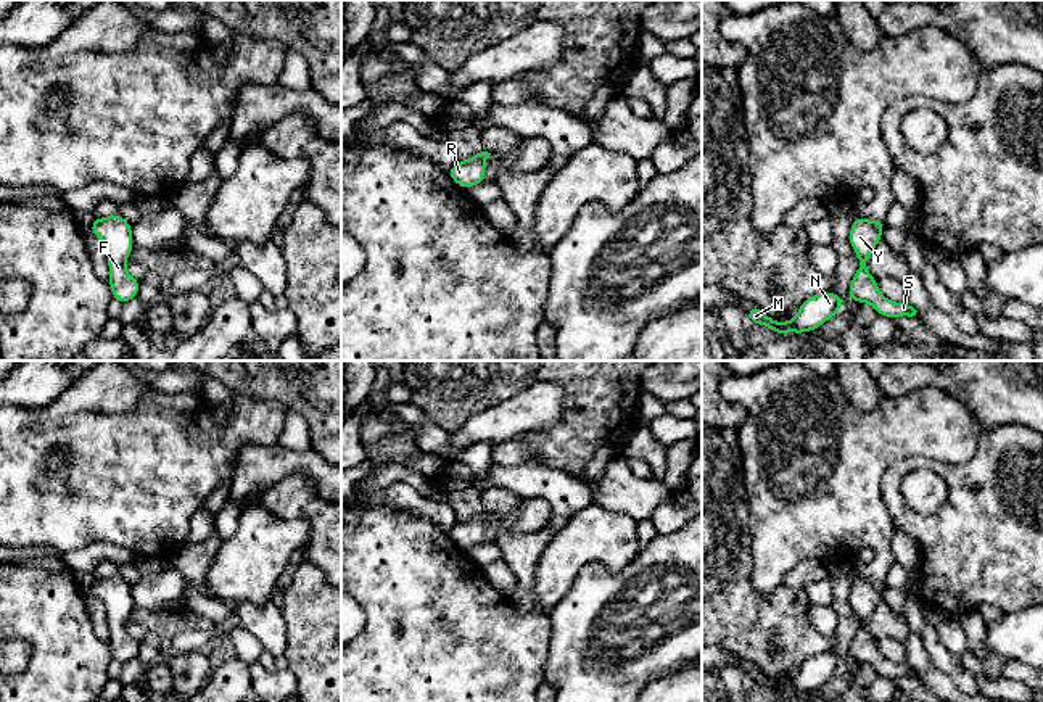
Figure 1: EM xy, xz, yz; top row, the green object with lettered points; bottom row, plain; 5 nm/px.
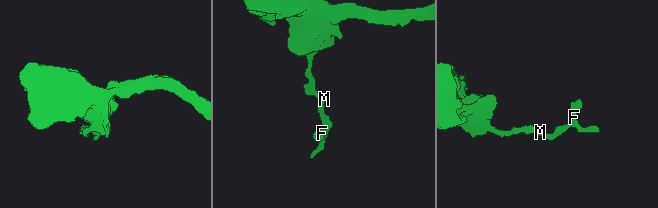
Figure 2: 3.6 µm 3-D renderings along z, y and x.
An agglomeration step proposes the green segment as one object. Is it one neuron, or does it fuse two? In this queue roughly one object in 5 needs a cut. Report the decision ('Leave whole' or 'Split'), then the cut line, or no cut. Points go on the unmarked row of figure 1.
Leave whole. No split

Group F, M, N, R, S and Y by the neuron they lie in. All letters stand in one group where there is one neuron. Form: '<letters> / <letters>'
F M N R S Y

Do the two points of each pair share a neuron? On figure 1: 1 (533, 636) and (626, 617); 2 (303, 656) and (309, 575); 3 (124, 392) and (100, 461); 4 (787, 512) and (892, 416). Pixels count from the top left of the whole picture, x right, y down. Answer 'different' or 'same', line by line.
1: different
2: same
3: different
4: same

